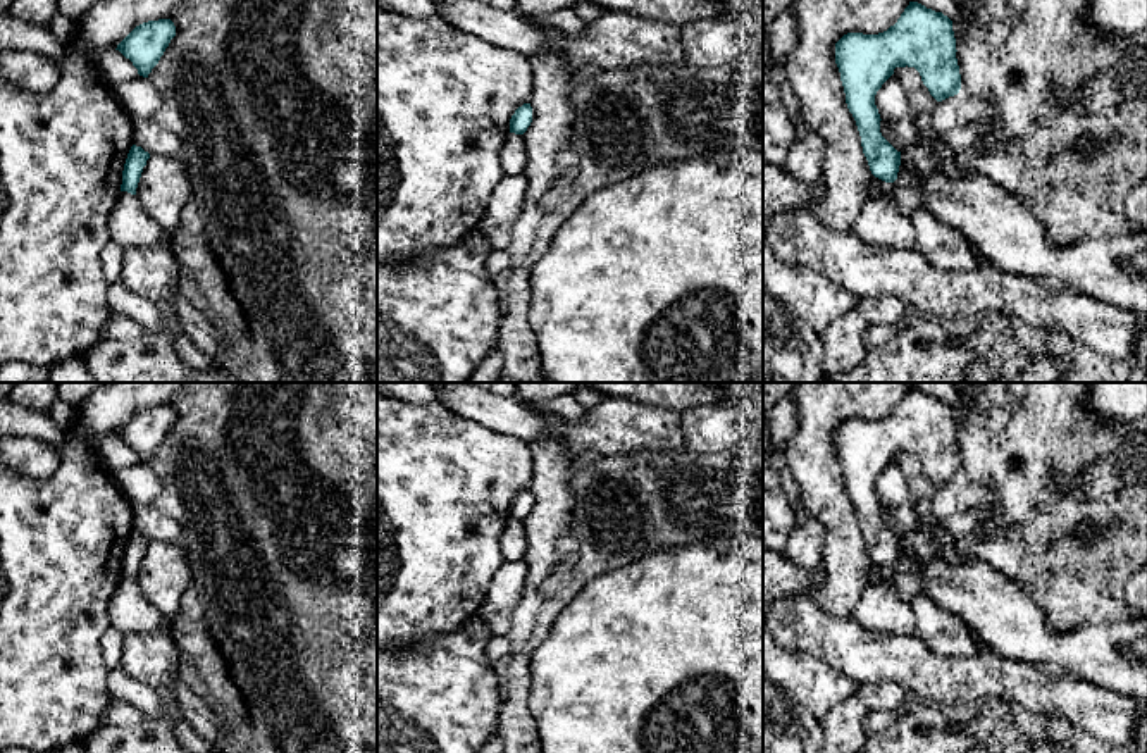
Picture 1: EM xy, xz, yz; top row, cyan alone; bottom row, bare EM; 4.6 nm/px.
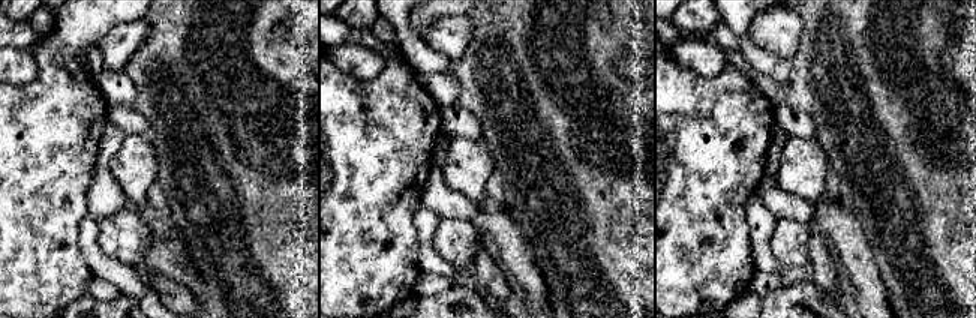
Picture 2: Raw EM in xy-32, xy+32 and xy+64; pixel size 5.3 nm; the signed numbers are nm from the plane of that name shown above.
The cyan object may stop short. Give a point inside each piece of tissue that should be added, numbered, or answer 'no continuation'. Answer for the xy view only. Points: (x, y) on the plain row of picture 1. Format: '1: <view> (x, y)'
1: xy (130, 612)

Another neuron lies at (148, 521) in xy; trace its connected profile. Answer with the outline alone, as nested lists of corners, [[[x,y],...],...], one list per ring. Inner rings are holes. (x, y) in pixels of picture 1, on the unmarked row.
[[[155,505],[136,507],[133,512],[133,531],[141,532],[150,541],[181,541],[181,526],[172,517],[162,513]]]

